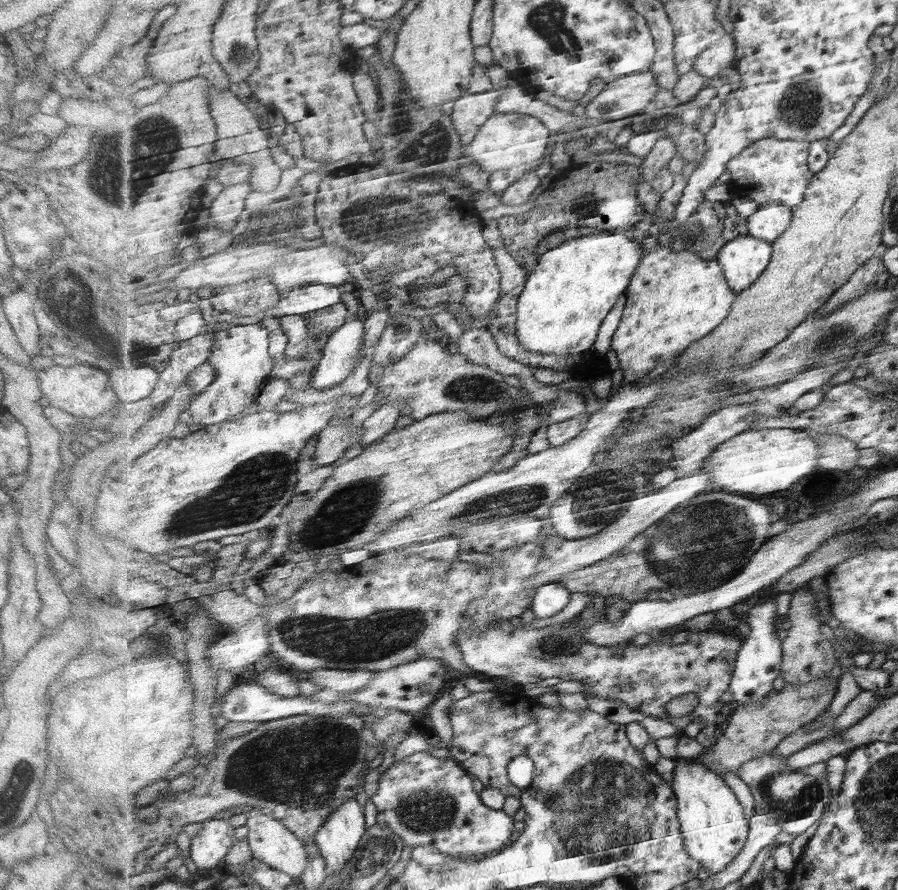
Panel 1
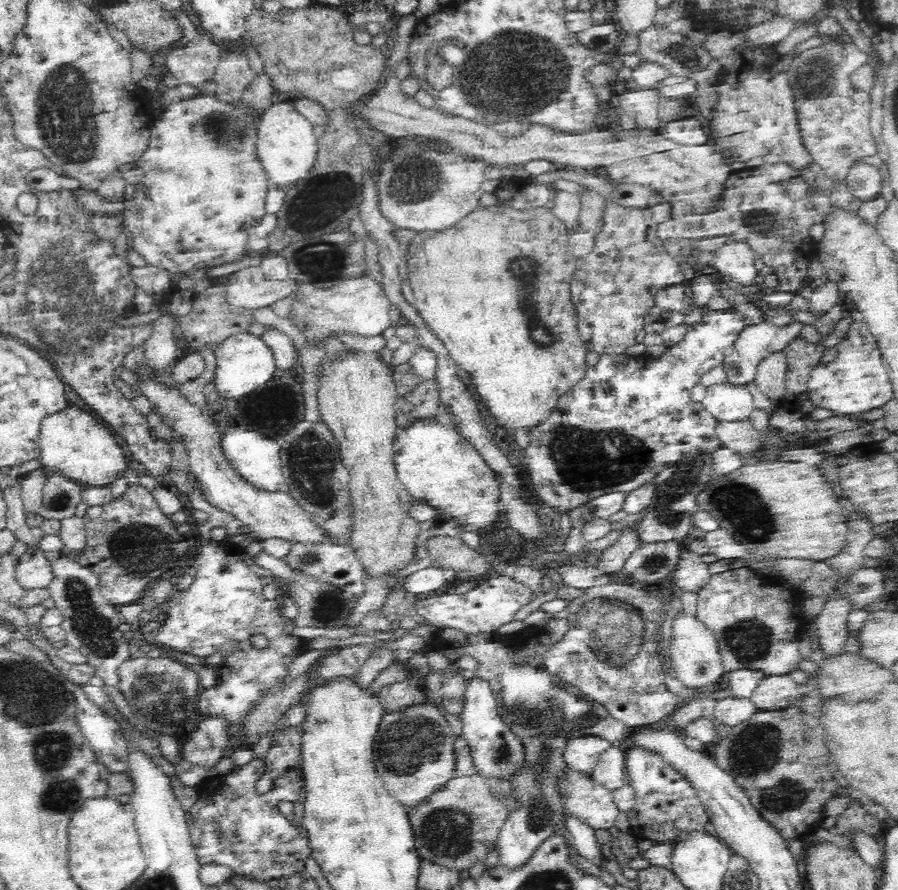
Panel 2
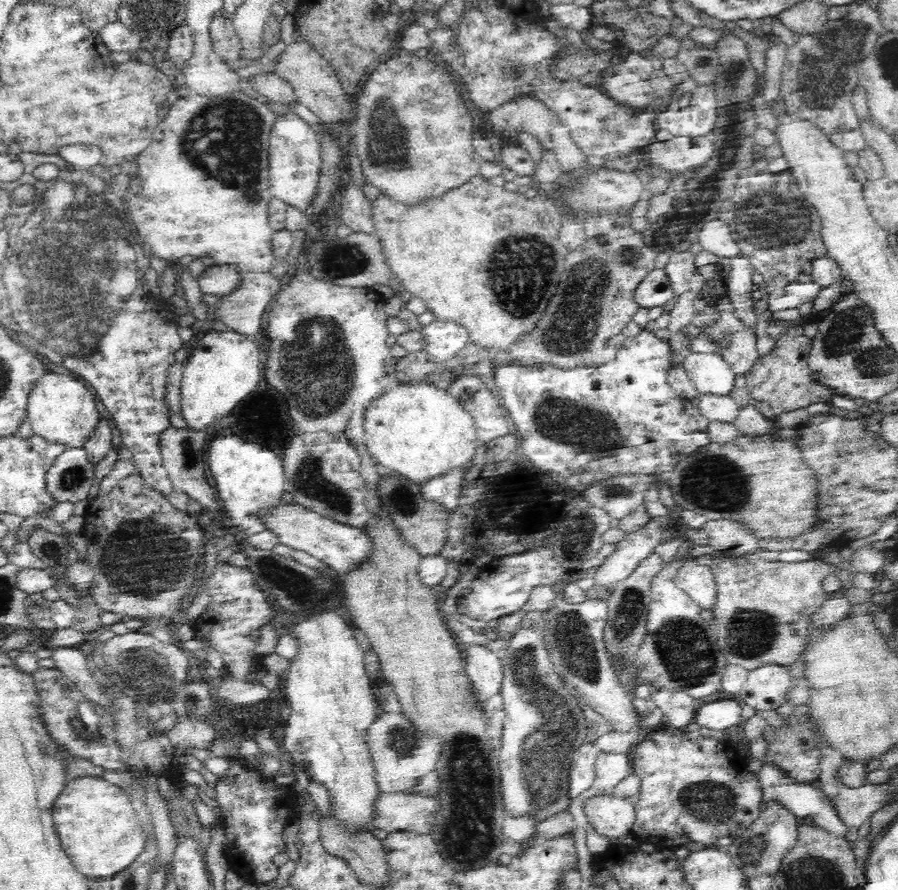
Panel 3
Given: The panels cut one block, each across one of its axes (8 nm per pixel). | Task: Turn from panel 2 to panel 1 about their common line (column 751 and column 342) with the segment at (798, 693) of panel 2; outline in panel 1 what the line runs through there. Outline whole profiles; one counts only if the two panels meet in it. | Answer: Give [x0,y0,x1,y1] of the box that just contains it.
[301,658,447,715]

